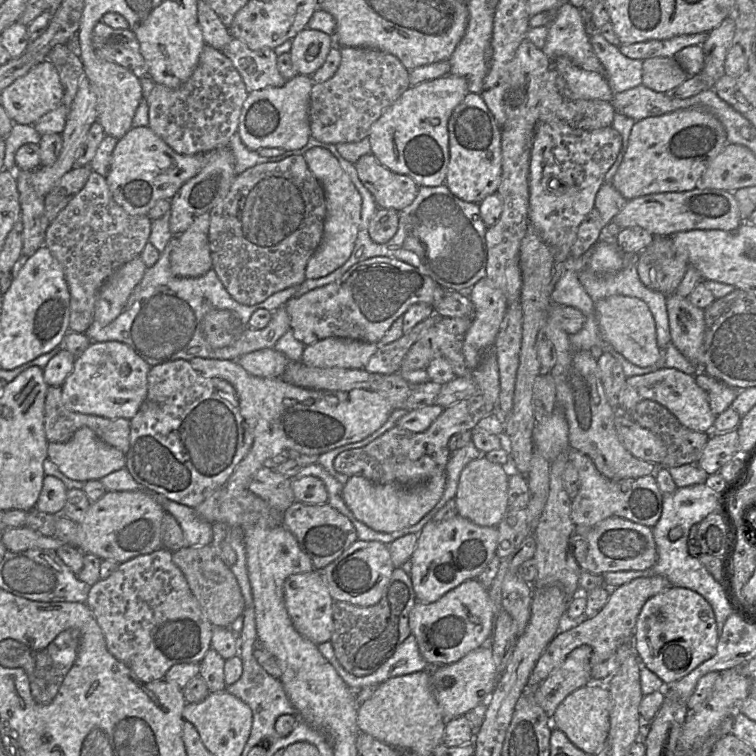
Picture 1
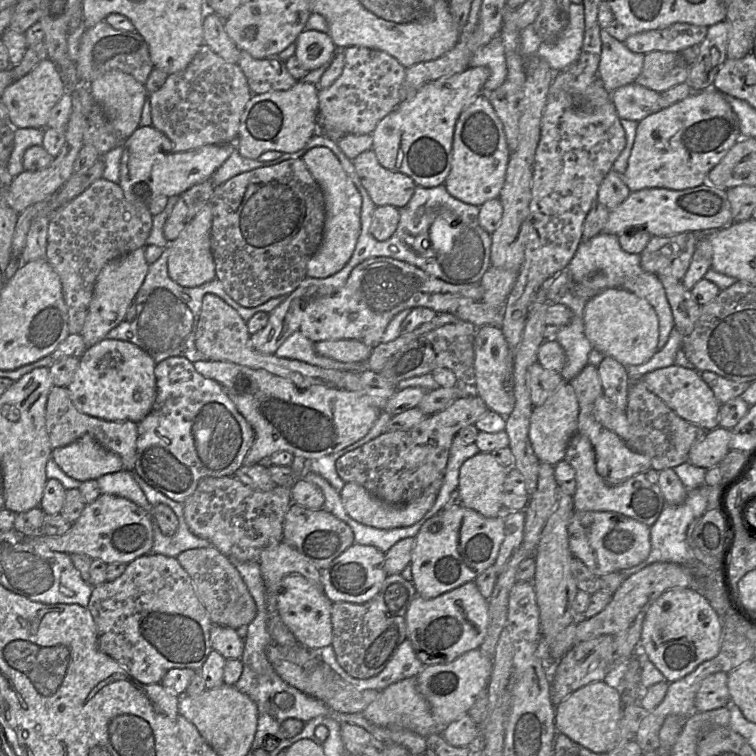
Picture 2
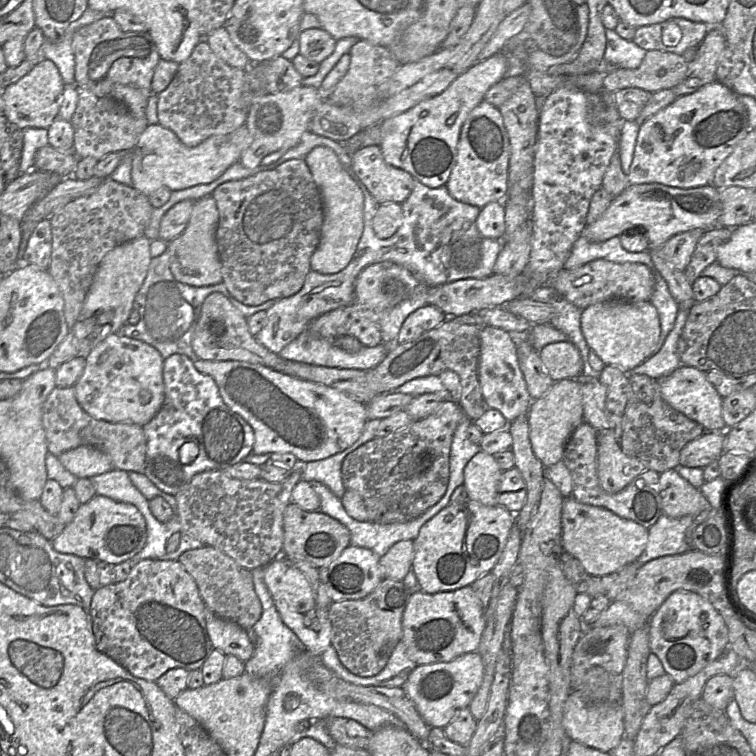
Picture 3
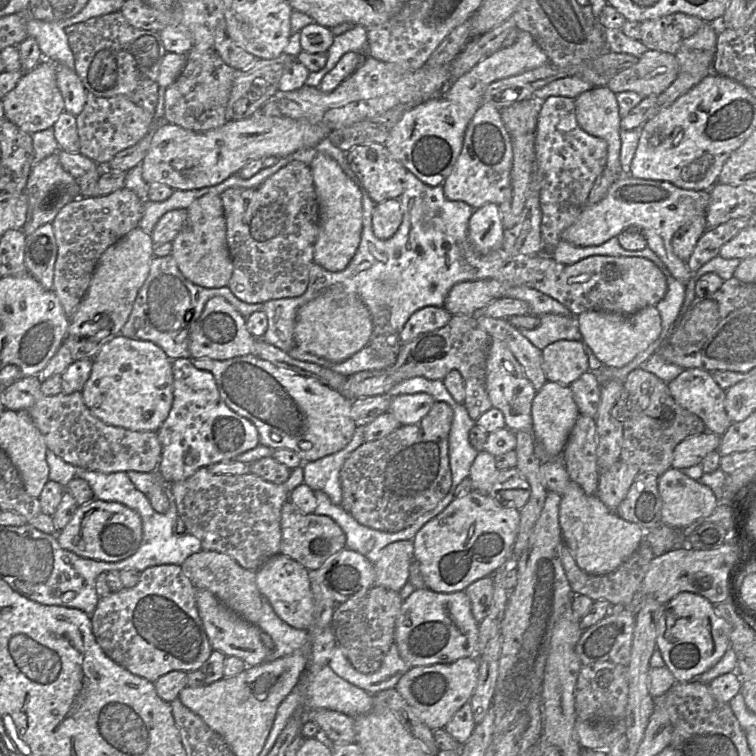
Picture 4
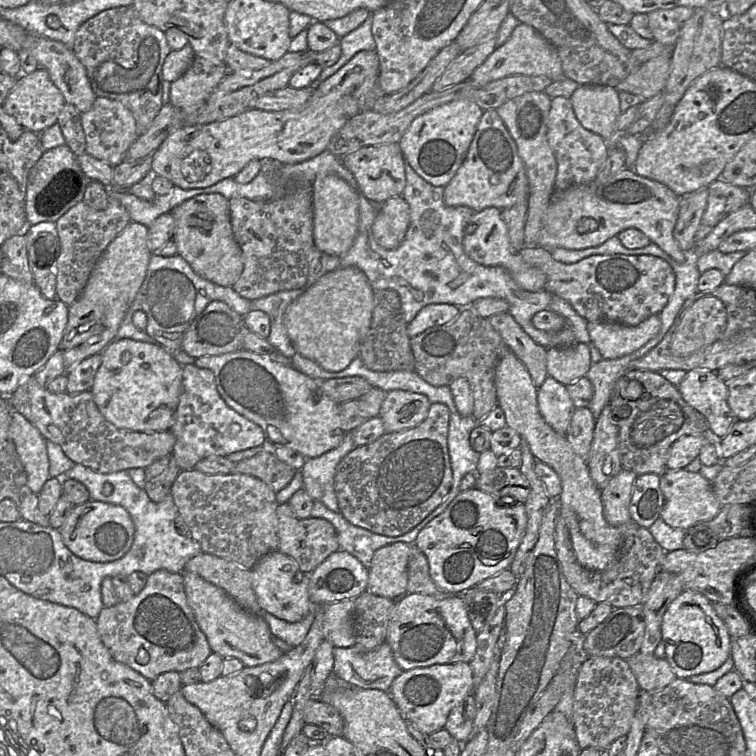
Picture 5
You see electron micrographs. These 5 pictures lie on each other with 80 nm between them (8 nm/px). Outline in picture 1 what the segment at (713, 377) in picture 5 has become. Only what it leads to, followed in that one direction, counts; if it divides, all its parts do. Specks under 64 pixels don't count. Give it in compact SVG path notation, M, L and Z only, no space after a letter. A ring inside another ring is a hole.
M660 368L645 375L629 377L619 395L617 411L629 414L643 400L661 404L690 430L710 433L713 429L716 416L711 411L706 392L696 383L695 375L685 374L674 368Z

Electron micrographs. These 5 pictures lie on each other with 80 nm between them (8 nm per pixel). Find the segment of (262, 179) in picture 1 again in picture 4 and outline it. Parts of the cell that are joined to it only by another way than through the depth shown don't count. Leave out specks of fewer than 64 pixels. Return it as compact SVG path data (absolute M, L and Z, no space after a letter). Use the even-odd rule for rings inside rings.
M293 160L259 186L229 188L220 198L234 267L227 287L233 295L249 304L302 295L320 231L320 206L309 165Z

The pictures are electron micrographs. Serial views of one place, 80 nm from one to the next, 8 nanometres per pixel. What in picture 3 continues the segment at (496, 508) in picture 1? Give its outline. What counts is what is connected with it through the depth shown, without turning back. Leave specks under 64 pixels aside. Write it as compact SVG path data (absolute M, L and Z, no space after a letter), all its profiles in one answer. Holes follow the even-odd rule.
M479 451L464 468L463 485L468 499L483 505L497 505L497 487L502 472L493 455Z

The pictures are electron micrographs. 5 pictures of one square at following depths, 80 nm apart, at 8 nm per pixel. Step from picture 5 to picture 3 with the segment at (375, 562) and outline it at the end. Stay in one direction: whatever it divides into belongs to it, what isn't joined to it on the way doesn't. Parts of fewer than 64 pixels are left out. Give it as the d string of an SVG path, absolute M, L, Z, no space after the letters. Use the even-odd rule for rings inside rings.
M402 540L392 545L386 554L380 557L382 577L395 581L404 581L413 568L413 540Z

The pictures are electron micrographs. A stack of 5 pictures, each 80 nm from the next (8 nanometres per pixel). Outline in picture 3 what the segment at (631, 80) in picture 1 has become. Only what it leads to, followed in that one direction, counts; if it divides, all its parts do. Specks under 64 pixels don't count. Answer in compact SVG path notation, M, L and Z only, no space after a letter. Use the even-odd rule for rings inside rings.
M606 29L604 64L611 69L636 69L645 57L646 50L632 40L621 38L615 30Z

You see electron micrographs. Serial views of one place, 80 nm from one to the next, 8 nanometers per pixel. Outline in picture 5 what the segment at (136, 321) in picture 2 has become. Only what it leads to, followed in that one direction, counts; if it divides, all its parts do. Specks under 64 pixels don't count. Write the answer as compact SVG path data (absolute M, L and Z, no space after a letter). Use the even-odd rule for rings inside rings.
M152 254L145 279L122 320L114 340L128 338L159 344L182 366L194 364L195 358L182 350L183 336L193 320L214 300L223 301L243 318L252 311L251 301L240 296L232 287L217 285L198 275L181 256L176 254L171 257L163 257L159 254ZM138 310L147 315L145 330L133 325L133 314Z

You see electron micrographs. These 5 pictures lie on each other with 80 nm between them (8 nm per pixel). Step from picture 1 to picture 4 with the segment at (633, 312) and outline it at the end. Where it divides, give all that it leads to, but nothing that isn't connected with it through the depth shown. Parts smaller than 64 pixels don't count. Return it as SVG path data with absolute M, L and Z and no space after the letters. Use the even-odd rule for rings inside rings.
M649 306L631 315L590 310L577 316L582 342L604 366L622 368L645 351L661 333L661 317L655 306Z

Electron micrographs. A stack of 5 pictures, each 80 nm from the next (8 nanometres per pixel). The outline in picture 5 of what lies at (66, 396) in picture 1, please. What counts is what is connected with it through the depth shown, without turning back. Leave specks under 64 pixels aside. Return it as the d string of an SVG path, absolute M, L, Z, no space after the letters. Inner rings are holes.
M128 338L109 343L101 357L90 392L105 419L134 432L169 431L179 402L183 366L161 345Z

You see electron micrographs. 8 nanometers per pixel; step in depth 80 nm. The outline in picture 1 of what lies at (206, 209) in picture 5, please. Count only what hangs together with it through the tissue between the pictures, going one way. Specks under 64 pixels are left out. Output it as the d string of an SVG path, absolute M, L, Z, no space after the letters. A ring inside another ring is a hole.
M210 214L198 216L189 228L177 237L170 255L170 267L177 277L200 277L212 269L208 232Z

